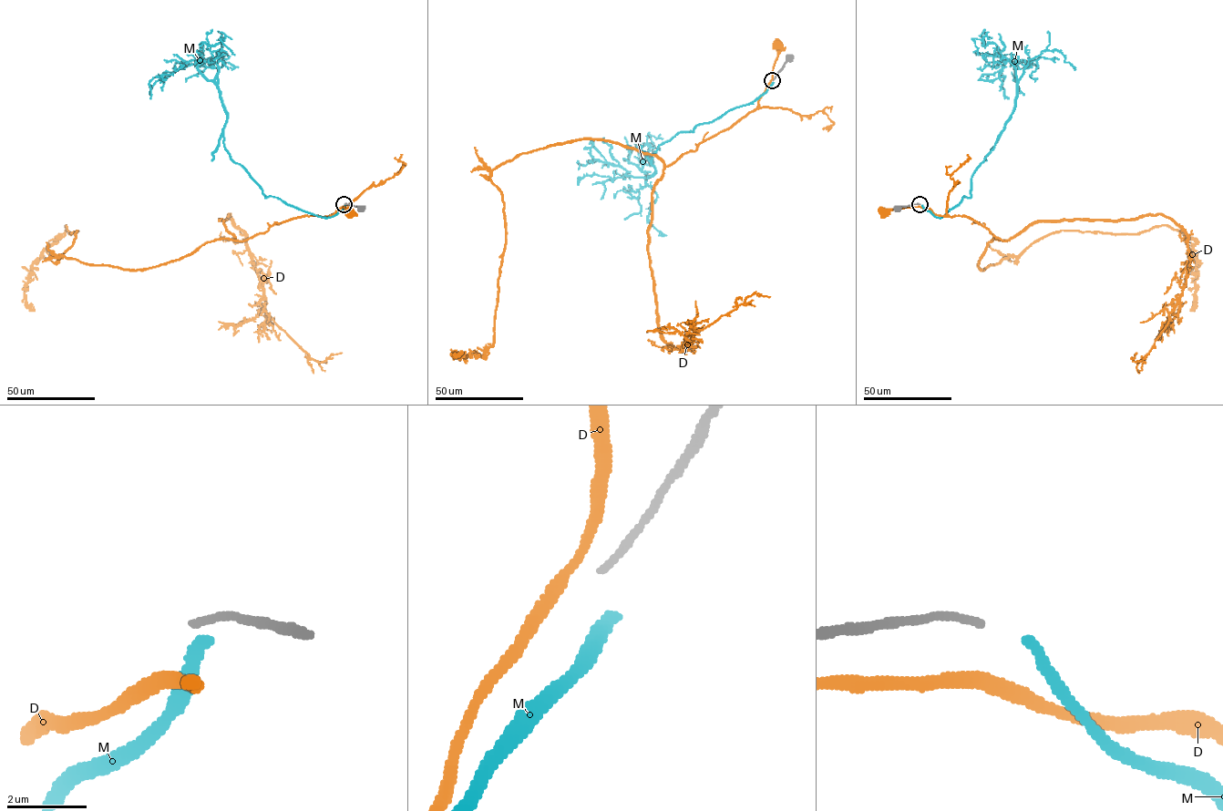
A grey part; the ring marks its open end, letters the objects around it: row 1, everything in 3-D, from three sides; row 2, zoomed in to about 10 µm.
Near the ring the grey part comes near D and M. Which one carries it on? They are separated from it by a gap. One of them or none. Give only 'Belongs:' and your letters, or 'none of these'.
Belongs: none of these

